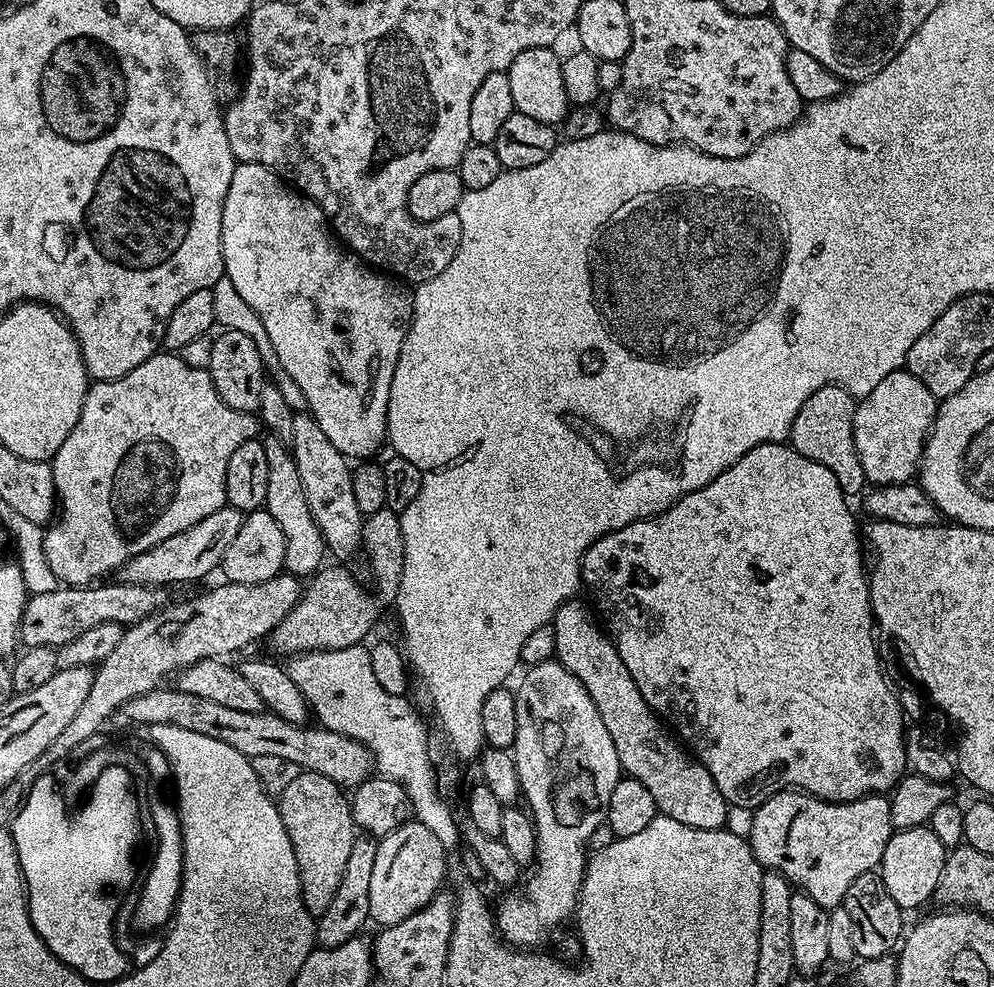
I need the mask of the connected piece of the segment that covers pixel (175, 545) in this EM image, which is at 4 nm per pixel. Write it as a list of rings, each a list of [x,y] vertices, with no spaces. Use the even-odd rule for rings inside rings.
[[[231,506],[206,514],[206,518],[202,518],[202,522],[194,522],[190,530],[182,530],[182,534],[174,534],[166,538],[166,542],[158,542],[158,546],[150,546],[150,550],[127,560],[118,570],[119,583],[164,588],[168,584],[192,584],[210,575],[215,568],[217,571],[223,565],[230,542],[234,542],[238,530],[242,530],[244,517],[245,513]]]

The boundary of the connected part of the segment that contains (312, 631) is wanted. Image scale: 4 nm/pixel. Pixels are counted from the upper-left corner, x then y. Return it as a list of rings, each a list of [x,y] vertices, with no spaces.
[[[385,506],[374,514],[364,517],[362,526],[363,555],[368,555],[368,564],[372,567],[372,580],[376,583],[376,593],[367,592],[350,573],[347,567],[321,567],[307,581],[300,593],[300,601],[278,622],[270,634],[270,641],[280,652],[299,654],[301,652],[325,652],[342,650],[355,644],[363,645],[364,639],[372,632],[376,619],[386,604],[396,599],[402,582],[402,566],[406,566],[406,546],[402,542],[402,526],[397,513]]]

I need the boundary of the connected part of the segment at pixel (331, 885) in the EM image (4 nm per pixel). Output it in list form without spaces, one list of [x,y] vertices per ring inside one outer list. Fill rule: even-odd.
[[[302,770],[294,782],[290,782],[290,786],[280,792],[278,807],[286,826],[286,834],[290,834],[290,846],[294,846],[302,886],[302,902],[311,916],[319,918],[326,906],[330,906],[334,893],[342,883],[350,846],[354,846],[358,835],[349,797],[345,789],[330,782],[330,778]]]

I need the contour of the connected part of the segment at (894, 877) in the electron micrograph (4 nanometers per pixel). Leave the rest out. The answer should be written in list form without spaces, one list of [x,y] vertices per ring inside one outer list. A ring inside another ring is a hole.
[[[931,826],[893,831],[890,842],[886,842],[886,854],[882,854],[878,875],[882,878],[890,898],[898,902],[901,910],[916,908],[935,897],[945,855],[945,846],[938,842],[938,834],[934,834]]]

